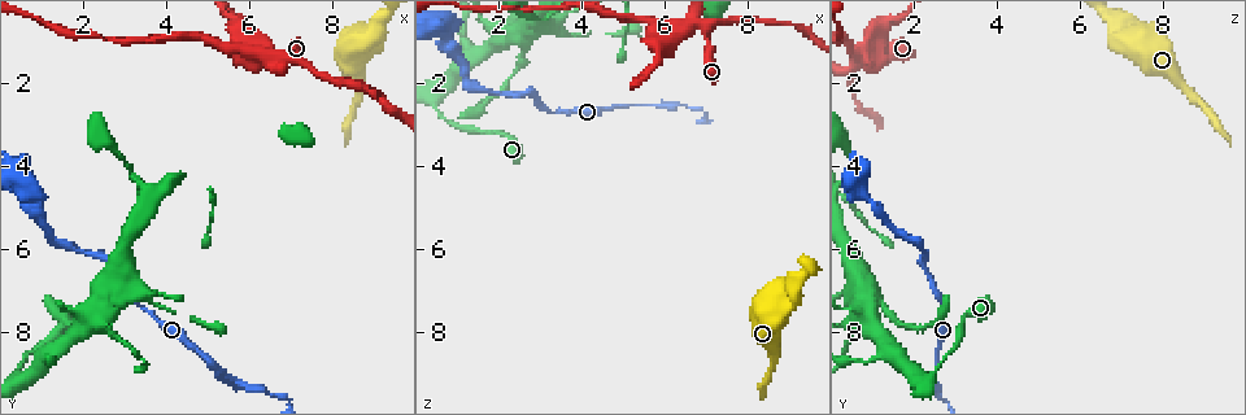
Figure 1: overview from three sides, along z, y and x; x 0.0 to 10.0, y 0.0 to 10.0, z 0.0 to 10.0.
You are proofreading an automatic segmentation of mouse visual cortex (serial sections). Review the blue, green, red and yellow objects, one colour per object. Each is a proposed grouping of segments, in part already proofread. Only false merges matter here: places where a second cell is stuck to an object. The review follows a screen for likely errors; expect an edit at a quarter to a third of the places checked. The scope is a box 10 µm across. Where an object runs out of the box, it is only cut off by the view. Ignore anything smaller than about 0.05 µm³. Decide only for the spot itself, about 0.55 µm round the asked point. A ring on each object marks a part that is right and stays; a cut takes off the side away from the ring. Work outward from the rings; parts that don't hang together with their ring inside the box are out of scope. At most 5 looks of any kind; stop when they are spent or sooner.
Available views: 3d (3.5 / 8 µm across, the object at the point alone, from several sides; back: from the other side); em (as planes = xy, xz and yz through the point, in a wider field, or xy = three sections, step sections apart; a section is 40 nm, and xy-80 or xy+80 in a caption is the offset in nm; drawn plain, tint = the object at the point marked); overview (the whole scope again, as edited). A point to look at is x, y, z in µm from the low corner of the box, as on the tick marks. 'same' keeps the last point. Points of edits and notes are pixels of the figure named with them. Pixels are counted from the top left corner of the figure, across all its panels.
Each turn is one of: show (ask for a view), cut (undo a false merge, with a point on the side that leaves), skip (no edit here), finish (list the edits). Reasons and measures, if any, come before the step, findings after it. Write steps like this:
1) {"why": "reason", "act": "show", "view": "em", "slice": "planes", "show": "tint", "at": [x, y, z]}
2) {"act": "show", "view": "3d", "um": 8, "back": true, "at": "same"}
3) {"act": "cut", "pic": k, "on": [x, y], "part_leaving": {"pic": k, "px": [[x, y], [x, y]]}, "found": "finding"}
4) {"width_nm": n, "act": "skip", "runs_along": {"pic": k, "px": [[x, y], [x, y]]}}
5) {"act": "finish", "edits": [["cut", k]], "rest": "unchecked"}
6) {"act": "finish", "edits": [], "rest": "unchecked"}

{"why": "thin neck", "act": "show", "view": "3d", "um": 3.5, "at": [5.30, 8.90, 2.60]}

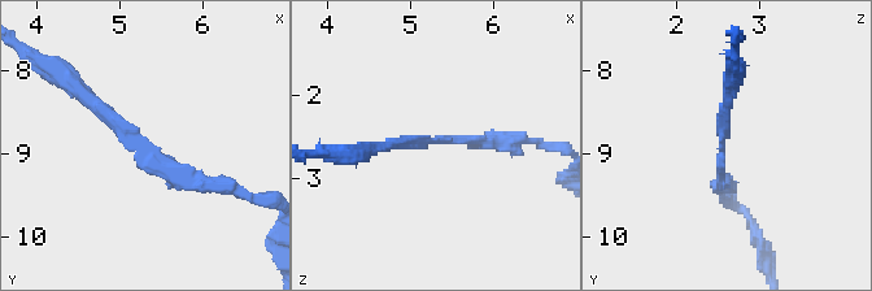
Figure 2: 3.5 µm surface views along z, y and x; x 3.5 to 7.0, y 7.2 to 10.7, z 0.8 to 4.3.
{"arm_widths_nm": [150, 150], "act": "show", "view": "em", "slice": "xy", "step": 2, "show": "tint", "at": [5.30, 8.95, 2.55]}

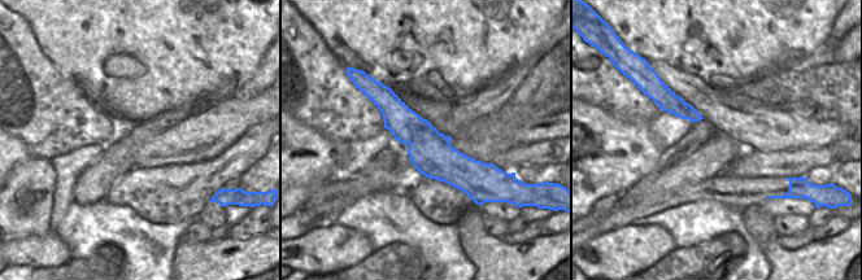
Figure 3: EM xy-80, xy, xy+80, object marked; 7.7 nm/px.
{"act": "show", "view": "em", "slice": "xy", "step": 1, "show": "tint", "at": "same"}

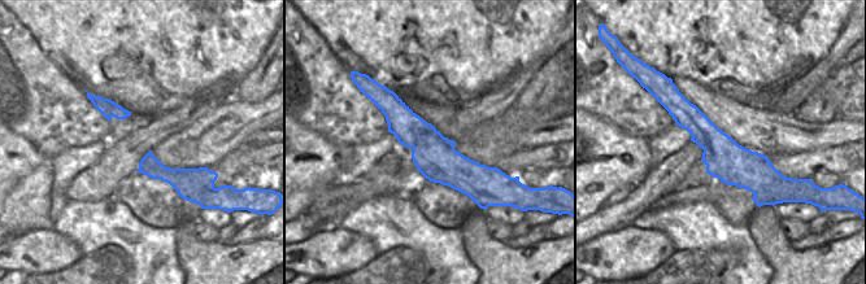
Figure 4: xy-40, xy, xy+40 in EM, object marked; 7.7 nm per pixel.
{"act": "skip", "runs_along": {"pic": 2, "px": [[78, 90], [161, 169], [217, 185]]}, "found": "one cell here"}

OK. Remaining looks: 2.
{"why": "sharp bend", "act": "show", "view": "3d", "um": 8, "at": [6.25, 1.30, 0.70]}

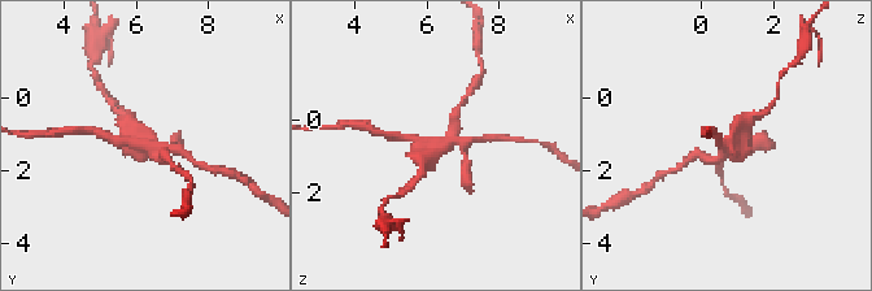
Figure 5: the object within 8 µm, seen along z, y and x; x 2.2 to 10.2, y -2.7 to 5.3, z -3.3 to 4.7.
{"why": "zoom in", "act": "show", "view": "3d", "um": 3.5, "at": "same"}

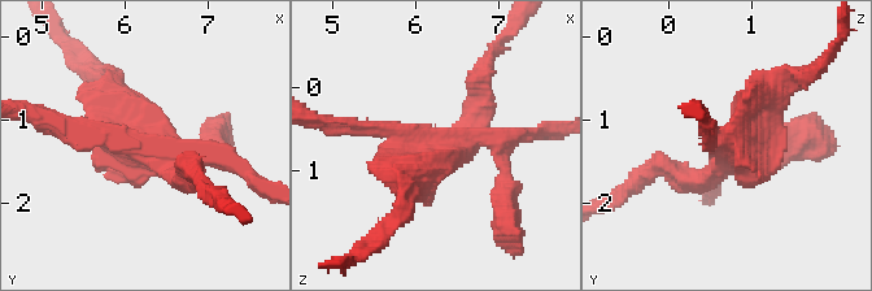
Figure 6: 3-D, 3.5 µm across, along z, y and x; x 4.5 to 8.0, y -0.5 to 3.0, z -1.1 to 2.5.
{"act": "cut", "pic": 6, "on": [434, 163], "found": "two cells meet here"}

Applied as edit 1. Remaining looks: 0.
{"act": "finish", "edits": [["cut", 6]], "rest": "unchecked"}

